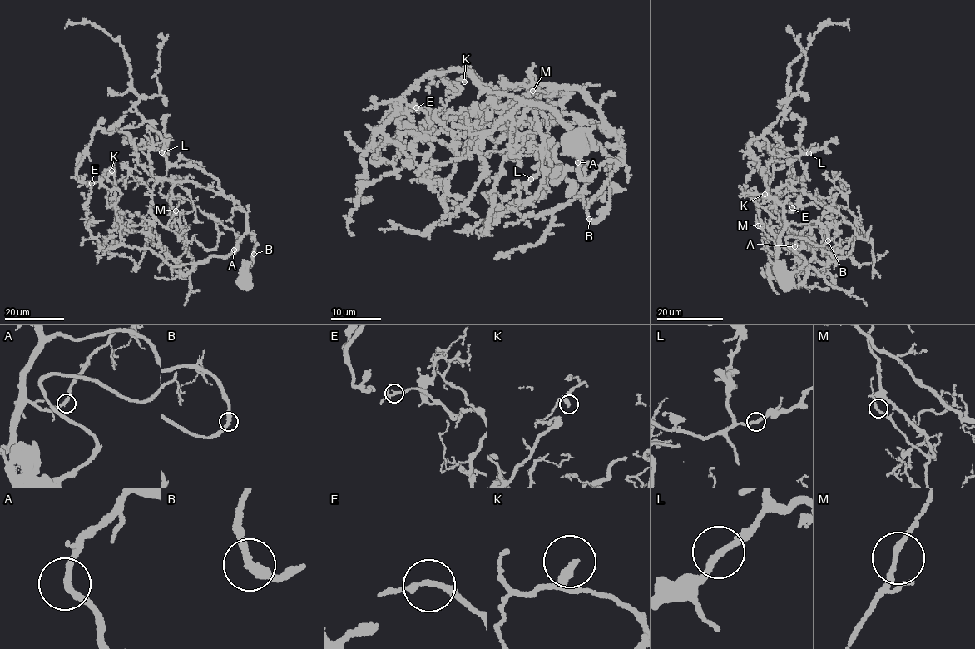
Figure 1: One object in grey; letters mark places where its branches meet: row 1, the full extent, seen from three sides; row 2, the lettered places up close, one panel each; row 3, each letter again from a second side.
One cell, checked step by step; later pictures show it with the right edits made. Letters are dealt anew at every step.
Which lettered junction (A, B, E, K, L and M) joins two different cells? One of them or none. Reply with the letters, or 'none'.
none

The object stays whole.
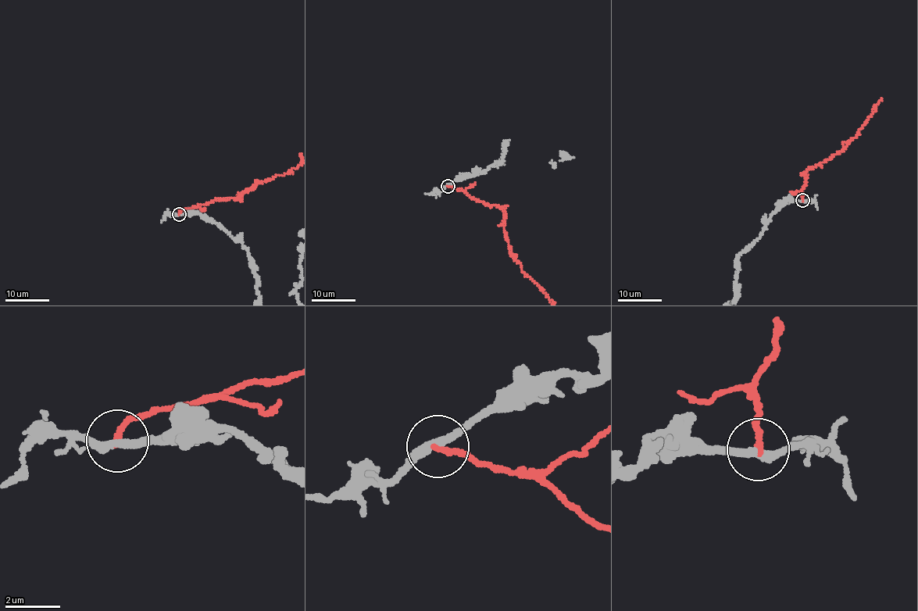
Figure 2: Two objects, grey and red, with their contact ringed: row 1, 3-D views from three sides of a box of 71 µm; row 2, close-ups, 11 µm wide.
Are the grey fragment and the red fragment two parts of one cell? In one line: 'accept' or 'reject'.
reject

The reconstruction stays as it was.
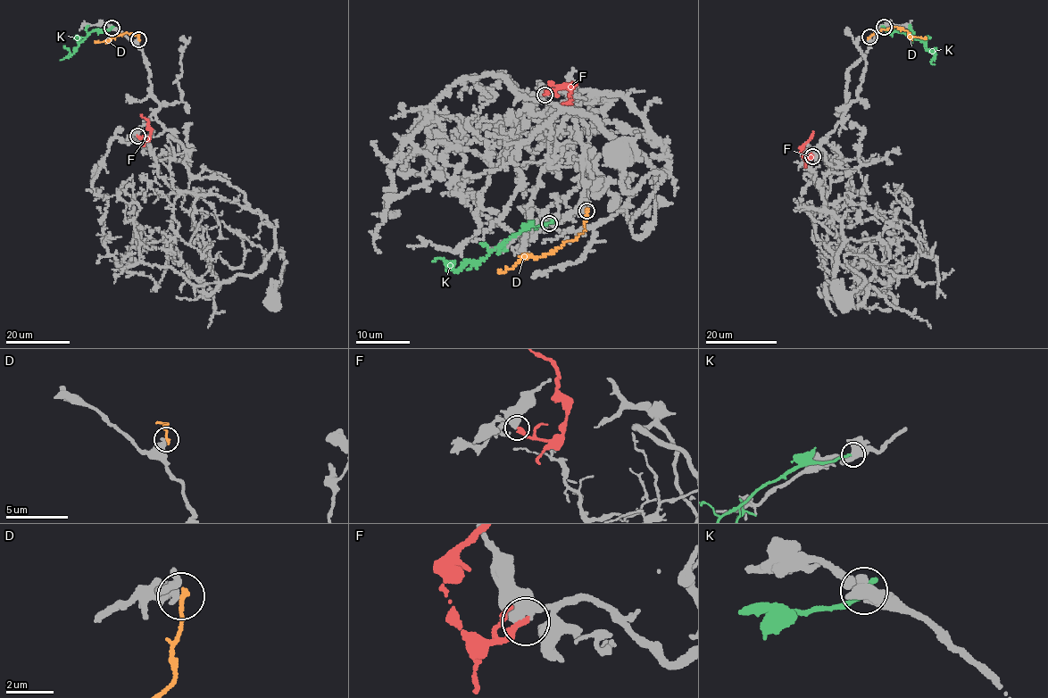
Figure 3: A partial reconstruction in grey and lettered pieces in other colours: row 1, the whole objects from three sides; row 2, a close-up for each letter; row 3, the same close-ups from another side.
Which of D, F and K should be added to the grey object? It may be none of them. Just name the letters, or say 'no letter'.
F

